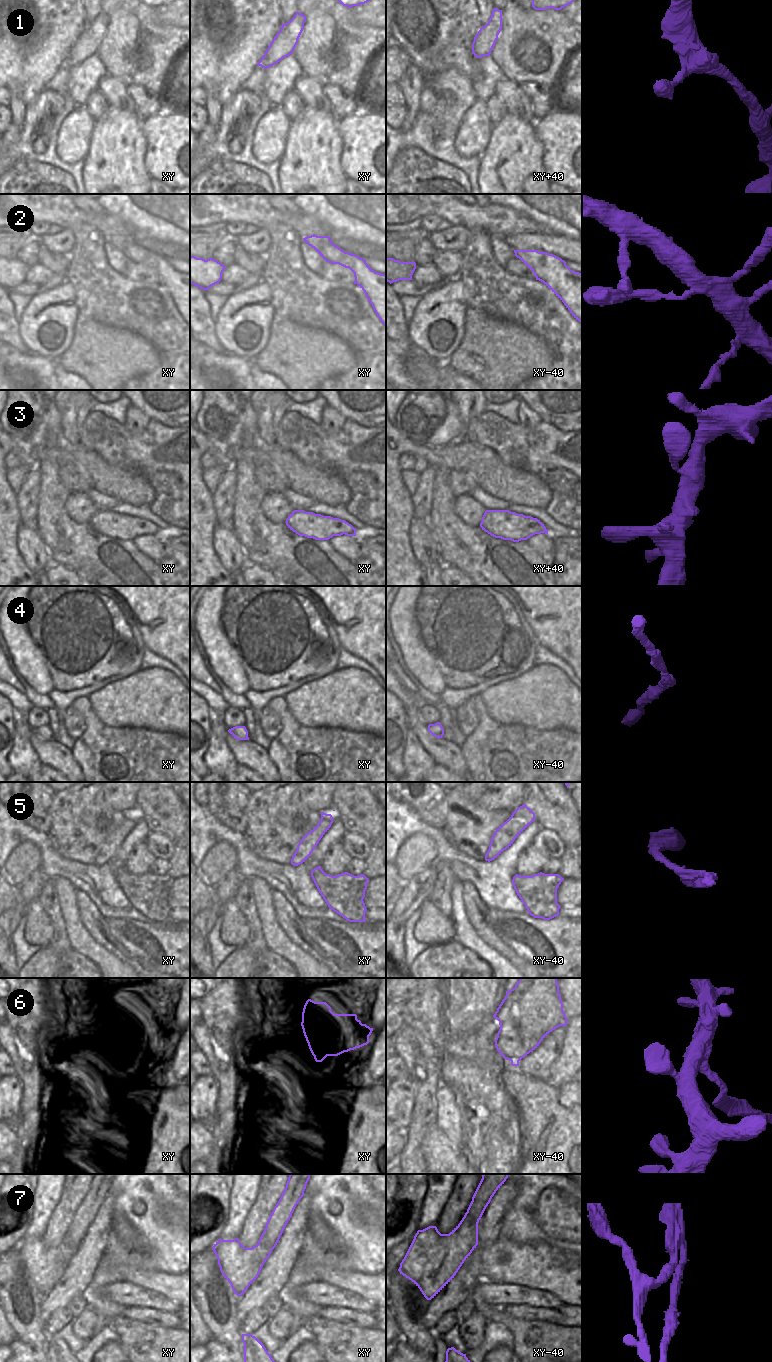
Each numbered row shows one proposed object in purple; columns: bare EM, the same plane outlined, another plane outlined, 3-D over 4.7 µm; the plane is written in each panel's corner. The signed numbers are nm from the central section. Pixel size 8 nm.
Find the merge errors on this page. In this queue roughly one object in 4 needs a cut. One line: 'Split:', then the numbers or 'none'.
Split: 6, 7

